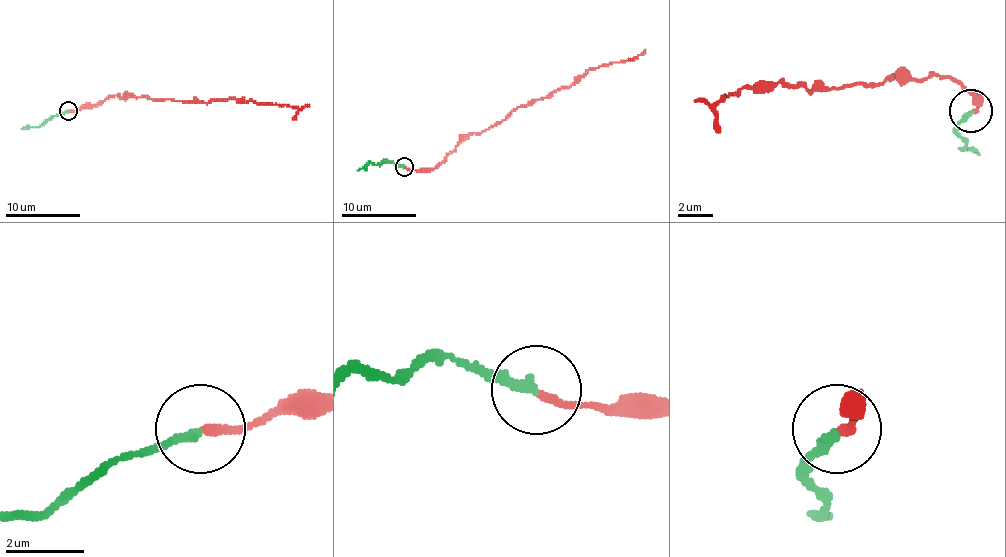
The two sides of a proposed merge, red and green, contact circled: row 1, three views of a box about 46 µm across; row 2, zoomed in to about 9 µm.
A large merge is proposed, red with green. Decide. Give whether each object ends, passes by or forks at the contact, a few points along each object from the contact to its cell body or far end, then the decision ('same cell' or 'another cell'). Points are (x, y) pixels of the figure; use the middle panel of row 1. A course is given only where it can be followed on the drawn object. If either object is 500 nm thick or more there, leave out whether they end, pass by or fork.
red ends there; green ends there; red runs (403, 166), (433, 170), (469, 135), (500, 124), (519, 107), (574, 84), (589, 70), (634, 60), (645, 49); green runs (403, 166), (392, 163), (366, 163), (357, 170); another cell

